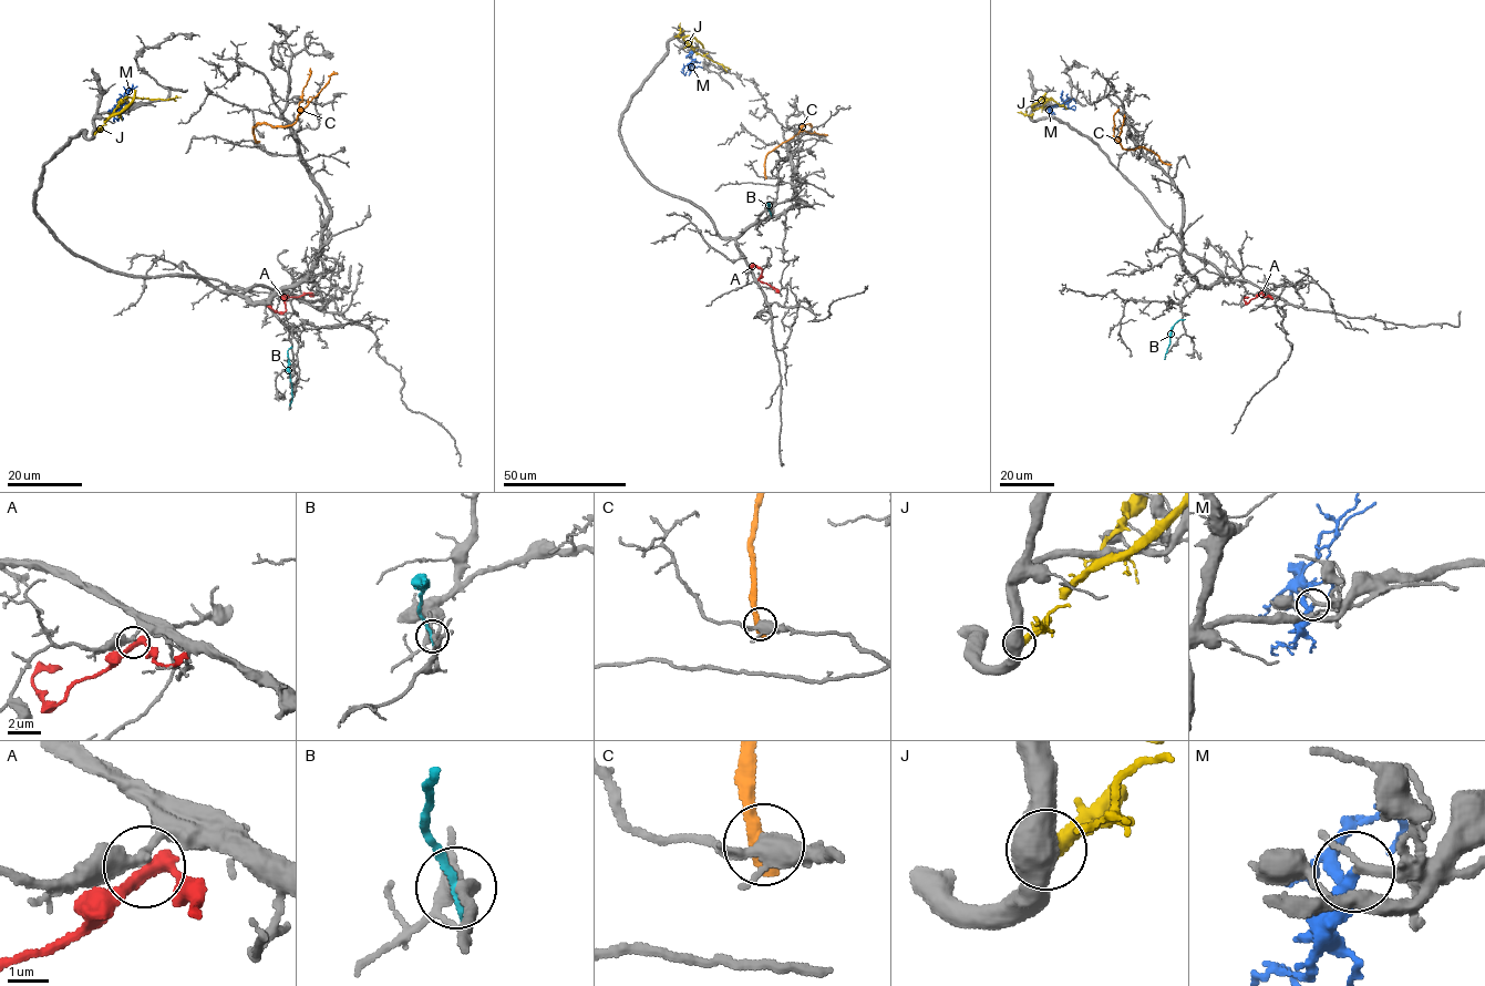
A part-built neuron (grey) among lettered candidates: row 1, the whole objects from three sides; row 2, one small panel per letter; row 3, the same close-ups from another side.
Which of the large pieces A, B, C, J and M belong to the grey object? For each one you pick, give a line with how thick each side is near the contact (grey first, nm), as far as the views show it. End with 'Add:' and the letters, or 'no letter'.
M: 200/360 nm
Add: M

